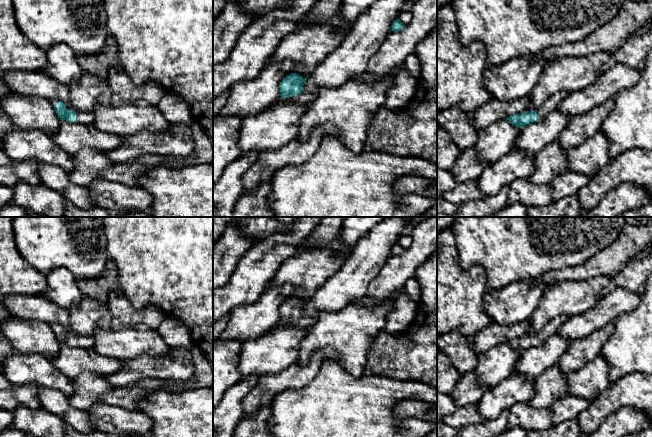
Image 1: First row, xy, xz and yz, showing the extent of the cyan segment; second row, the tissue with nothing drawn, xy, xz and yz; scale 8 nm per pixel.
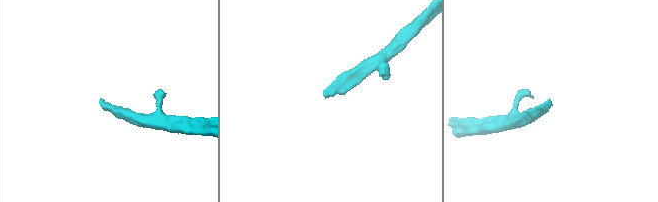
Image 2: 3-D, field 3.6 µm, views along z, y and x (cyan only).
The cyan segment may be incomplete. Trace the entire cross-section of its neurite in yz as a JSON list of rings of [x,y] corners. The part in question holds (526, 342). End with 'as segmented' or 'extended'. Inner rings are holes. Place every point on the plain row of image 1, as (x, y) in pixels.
[[[566,315],[557,316],[550,320],[544,328],[536,335],[526,335],[520,338],[515,338],[507,341],[506,343],[514,350],[523,352],[541,345],[547,338],[557,333],[558,329],[569,317]]]; extended

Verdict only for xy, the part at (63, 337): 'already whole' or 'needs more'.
needs more

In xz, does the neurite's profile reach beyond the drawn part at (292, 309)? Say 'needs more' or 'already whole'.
needs more

